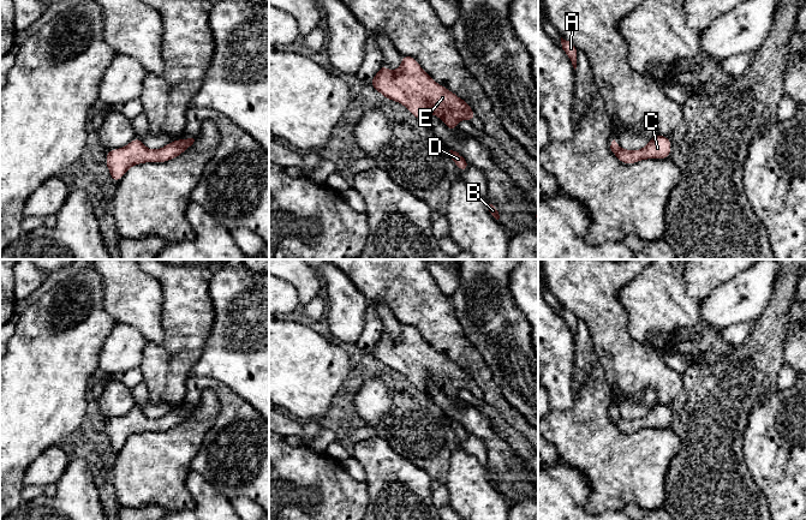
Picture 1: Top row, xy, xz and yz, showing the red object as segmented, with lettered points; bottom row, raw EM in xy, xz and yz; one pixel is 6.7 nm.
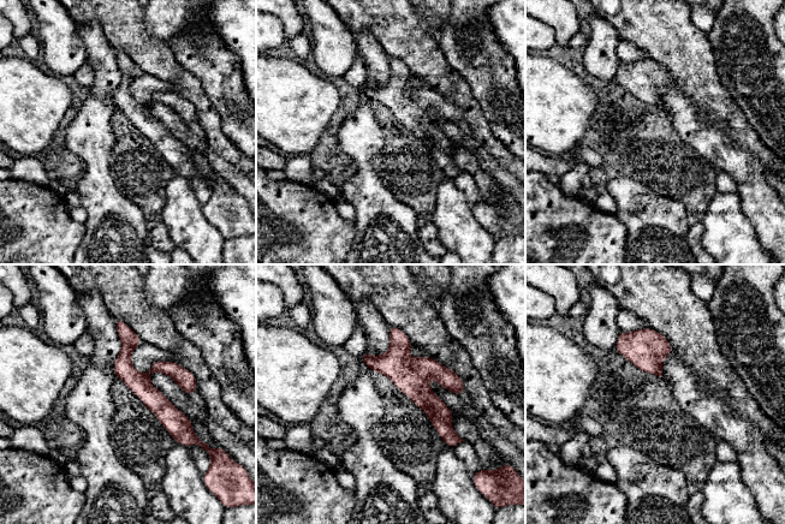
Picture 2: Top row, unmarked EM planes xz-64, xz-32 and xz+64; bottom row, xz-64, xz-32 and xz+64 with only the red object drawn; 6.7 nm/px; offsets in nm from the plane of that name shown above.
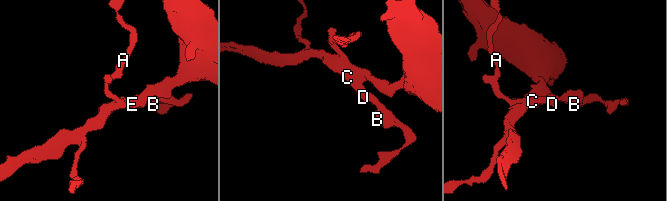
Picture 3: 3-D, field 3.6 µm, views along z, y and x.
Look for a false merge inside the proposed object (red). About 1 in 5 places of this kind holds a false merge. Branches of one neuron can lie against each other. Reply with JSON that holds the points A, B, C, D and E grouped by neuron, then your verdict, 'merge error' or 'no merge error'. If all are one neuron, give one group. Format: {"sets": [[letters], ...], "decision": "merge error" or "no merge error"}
{"sets": [["A", "B", "C", "D", "E"]], "decision": "no merge error"}

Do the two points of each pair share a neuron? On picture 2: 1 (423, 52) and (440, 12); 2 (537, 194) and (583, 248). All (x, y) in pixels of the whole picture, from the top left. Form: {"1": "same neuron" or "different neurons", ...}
{"1": "different neurons", "2": "same neuron"}

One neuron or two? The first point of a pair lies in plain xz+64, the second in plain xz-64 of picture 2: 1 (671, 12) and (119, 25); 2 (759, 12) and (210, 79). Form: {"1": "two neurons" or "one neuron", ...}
{"1": "one neuron", "2": "one neuron"}

